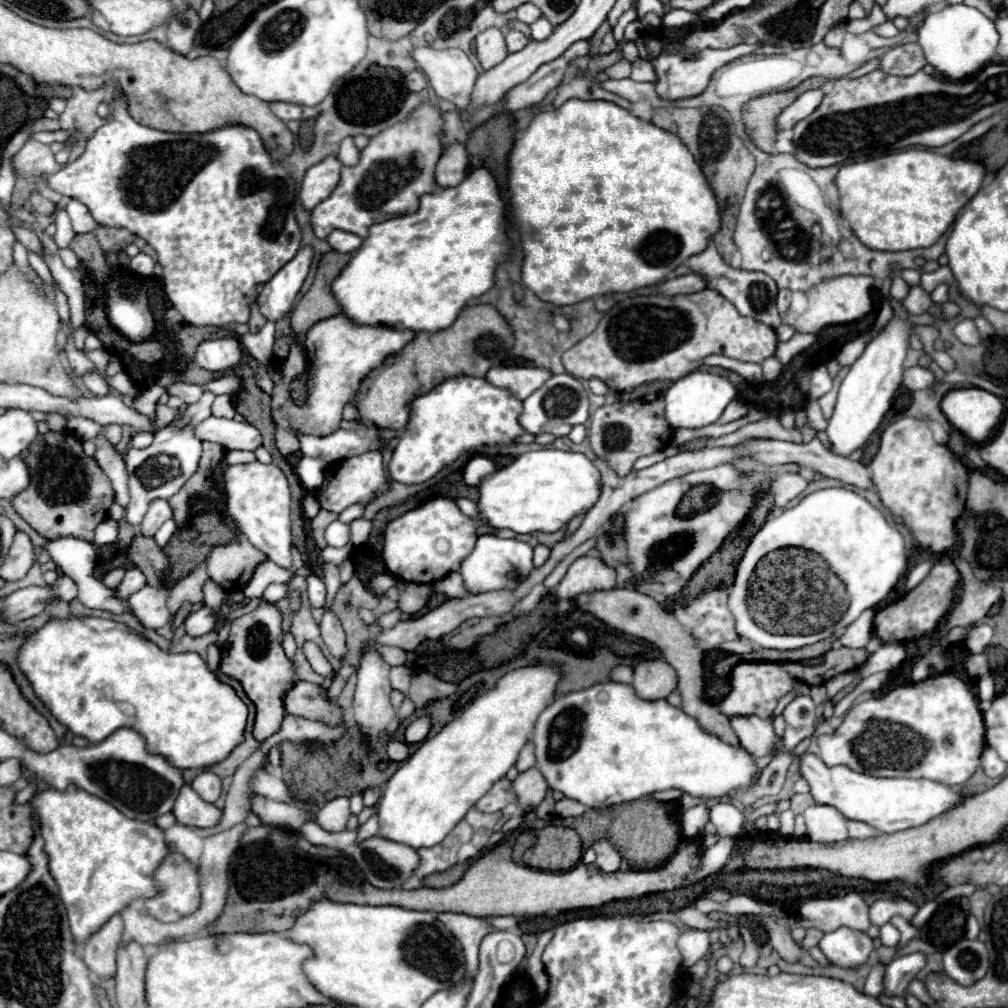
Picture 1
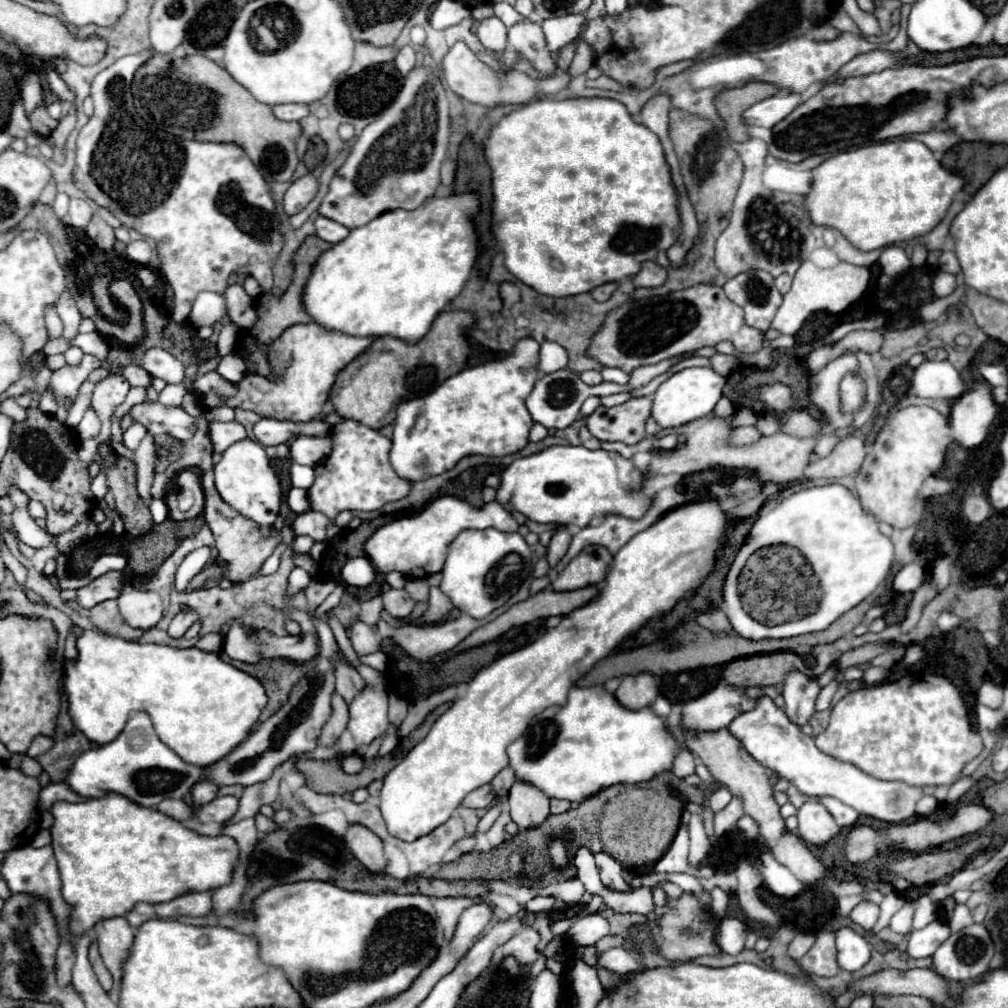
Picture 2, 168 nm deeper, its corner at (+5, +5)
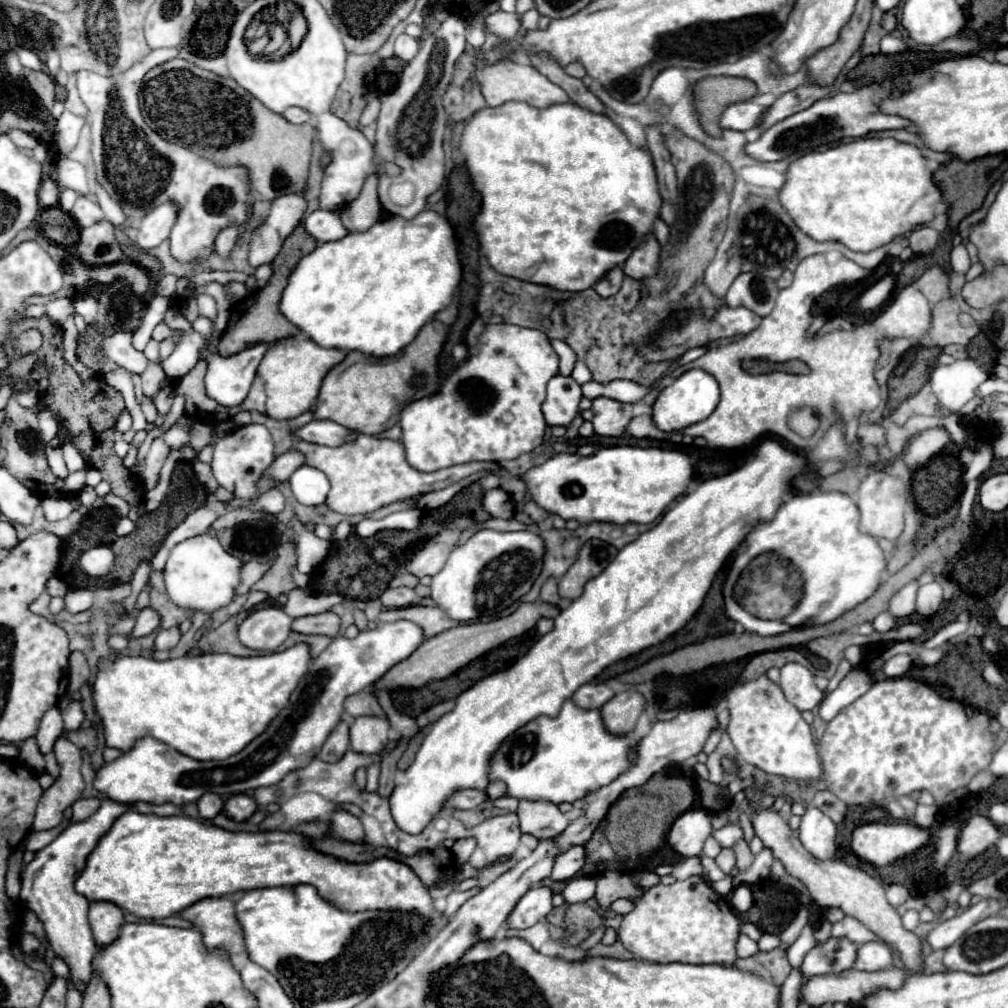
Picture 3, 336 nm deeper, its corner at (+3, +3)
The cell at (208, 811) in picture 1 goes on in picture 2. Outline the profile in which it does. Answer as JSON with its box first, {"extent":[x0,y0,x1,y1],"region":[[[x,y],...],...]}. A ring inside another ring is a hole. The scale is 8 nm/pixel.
{"extent":[193,797,239,823],"region":[[[217,797],[213,799],[211,803],[203,805],[203,807],[193,807],[195,811],[195,817],[201,821],[201,823],[227,823],[239,809],[239,799],[237,797]]]}

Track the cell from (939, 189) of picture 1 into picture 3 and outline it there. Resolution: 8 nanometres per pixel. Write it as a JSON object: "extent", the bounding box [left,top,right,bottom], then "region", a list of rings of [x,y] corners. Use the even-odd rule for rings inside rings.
{"extent":[779,129,951,253],"region":[[[913,129],[883,131],[879,135],[893,139],[859,139],[853,143],[837,145],[827,151],[811,151],[789,165],[787,183],[781,189],[779,199],[805,235],[809,235],[815,241],[839,241],[847,245],[851,251],[867,253],[935,219],[935,209],[939,207],[939,203],[943,203],[943,193],[939,185],[933,181],[933,173],[927,169],[925,157],[935,159],[939,163],[947,163],[951,155],[925,147],[919,133],[915,133]]]}

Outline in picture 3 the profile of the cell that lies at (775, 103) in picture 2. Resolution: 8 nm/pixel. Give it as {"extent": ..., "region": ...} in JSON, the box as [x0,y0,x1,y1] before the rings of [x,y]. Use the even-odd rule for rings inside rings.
{"extent":[721,101,767,131],"region":[[[753,101],[735,103],[735,105],[729,105],[721,115],[721,127],[733,129],[733,131],[747,131],[747,129],[753,129],[755,125],[759,127],[765,113],[767,113],[767,107],[761,107]]]}

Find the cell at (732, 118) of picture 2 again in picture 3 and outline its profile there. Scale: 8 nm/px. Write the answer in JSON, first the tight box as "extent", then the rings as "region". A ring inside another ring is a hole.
{"extent":[695,77,757,137],"region":[[[707,77],[695,85],[695,107],[701,117],[703,129],[711,137],[721,137],[719,125],[721,113],[739,101],[747,101],[757,95],[757,85],[749,79],[737,77]]]}

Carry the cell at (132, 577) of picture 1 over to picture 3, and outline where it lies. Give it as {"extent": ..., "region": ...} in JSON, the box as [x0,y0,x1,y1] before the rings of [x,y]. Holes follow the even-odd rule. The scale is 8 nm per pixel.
{"extent":[65,589,93,613],"region":[[[71,589],[65,595],[65,609],[71,613],[87,611],[93,605],[93,591],[91,589]]]}

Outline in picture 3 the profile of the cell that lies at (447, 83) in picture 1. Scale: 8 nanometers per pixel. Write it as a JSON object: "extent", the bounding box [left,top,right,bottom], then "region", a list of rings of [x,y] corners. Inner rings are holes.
{"extent":[473,61,569,109],"region":[[[497,61],[493,65],[475,63],[473,79],[483,93],[487,107],[497,107],[507,101],[525,101],[529,105],[537,105],[543,109],[553,103],[567,103],[569,101],[569,95],[559,85],[551,83],[547,77],[537,73],[537,69],[533,69],[531,65],[519,65],[513,61]]]}

